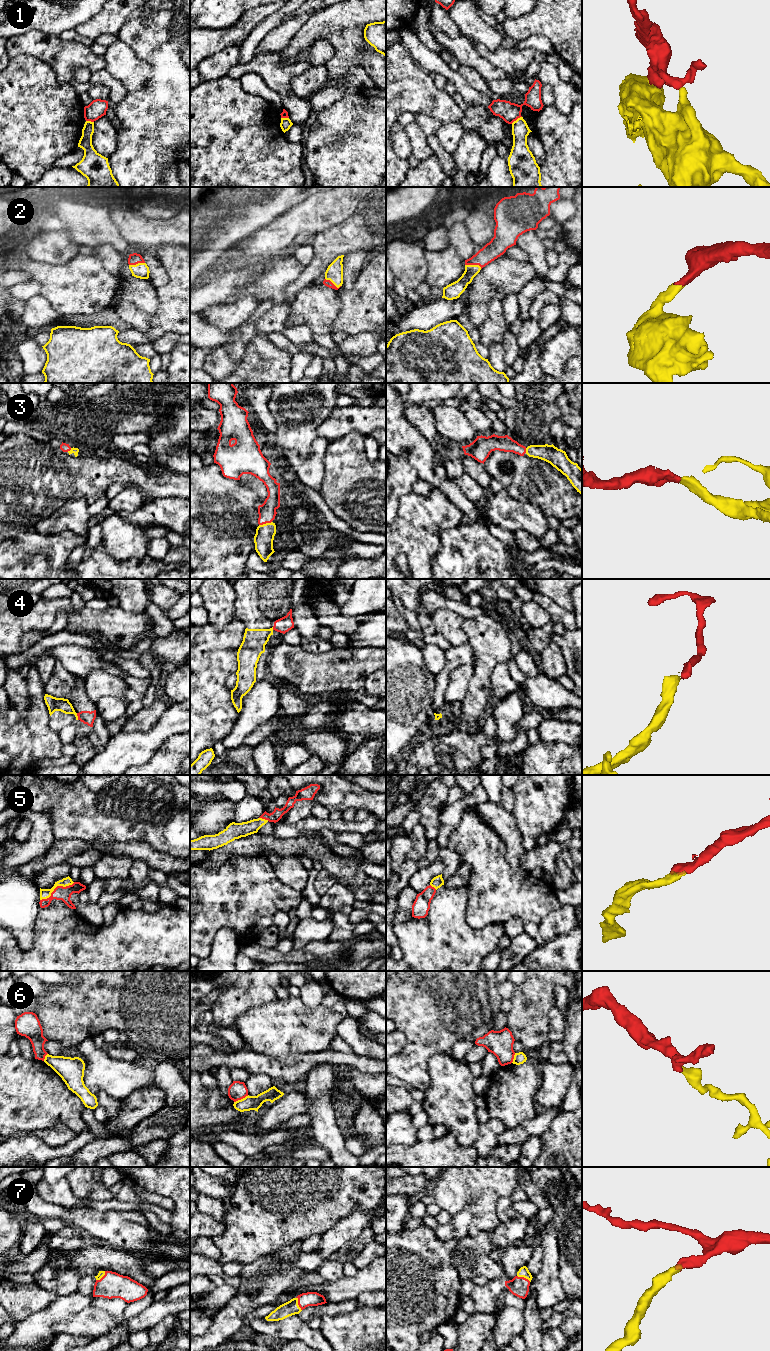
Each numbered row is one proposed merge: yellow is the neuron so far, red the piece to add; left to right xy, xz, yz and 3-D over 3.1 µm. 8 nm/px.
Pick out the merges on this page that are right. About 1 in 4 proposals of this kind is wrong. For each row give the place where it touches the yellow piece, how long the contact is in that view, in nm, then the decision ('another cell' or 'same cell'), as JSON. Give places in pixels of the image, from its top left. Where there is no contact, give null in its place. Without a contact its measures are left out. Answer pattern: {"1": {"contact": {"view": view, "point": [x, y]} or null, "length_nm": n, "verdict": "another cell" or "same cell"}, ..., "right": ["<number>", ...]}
{"1": {"contact": {"view": "yz", "point": [517, 119]}, "length_nm": 110, "verdict": "another cell"}, "2": {"contact": {"view": "yz", "point": [473, 265]}, "length_nm": 140, "verdict": "same cell"}, "3": {"contact": {"view": "xz", "point": [265, 524]}, "length_nm": 110, "verdict": "same cell"}, "4": {"contact": {"view": "xy", "point": [77, 716]}, "length_nm": 60, "verdict": "another cell"}, "5": {"contact": {"view": "xy", "point": [56, 886]}, "length_nm": 320, "verdict": "same cell"}, "6": {"contact": {"view": "xz", "point": [241, 1099]}, "length_nm": 130, "verdict": "another cell"}, "7": {"contact": {"view": "xz", "point": [297, 1304]}, "length_nm": 120, "verdict": "same cell"}, "right": ["2", "3", "5", "7"]}

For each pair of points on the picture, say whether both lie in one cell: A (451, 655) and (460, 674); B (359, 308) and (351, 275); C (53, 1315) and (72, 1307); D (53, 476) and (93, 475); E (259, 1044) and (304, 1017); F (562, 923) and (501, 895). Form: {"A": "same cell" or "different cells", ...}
{"A": "different cells", "B": "different cells", "C": "same cell", "D": "same cell", "E": "same cell", "F": "different cells"}

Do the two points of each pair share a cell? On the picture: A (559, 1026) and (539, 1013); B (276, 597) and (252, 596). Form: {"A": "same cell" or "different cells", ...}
{"A": "different cells", "B": "different cells"}

